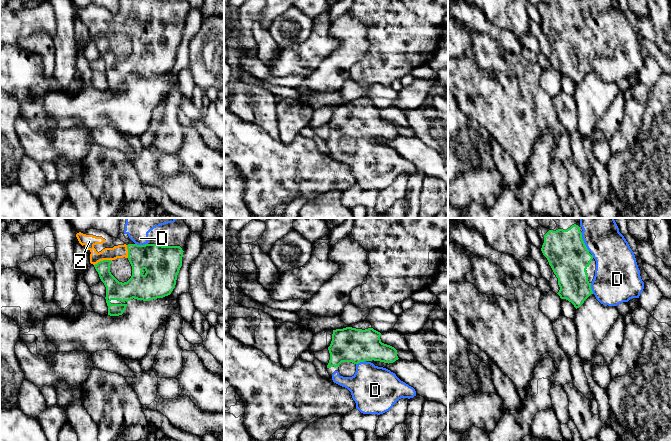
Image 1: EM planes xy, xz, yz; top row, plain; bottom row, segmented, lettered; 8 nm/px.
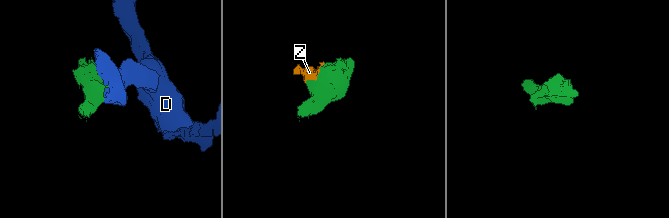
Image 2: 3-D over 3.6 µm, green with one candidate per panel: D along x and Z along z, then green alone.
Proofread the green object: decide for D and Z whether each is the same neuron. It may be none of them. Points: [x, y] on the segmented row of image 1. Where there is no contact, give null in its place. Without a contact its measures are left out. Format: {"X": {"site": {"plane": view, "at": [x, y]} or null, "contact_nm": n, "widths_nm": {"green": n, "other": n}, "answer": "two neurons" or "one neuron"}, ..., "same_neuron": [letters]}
{"D": {"site": {"plane": "yz", "at": [583, 242]}, "contact_nm": 180, "widths_nm": {"green": 320, "other": 300}, "answer": "one neuron"}, "Z": {"site": {"plane": "xy", "at": [103, 260]}, "contact_nm": 150, "widths_nm": {"green": 140, "other": 110}, "answer": "one neuron"}, "same_neuron": ["D", "Z"]}

